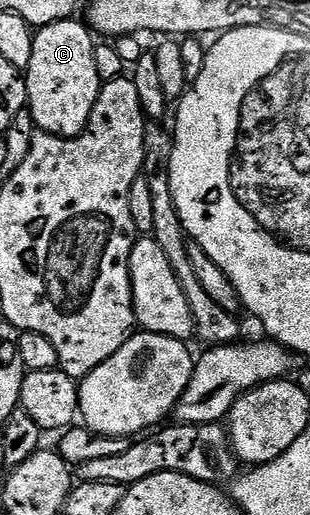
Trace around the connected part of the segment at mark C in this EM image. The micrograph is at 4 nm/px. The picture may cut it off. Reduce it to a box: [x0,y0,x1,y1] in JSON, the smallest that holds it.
[26,19,102,136]

